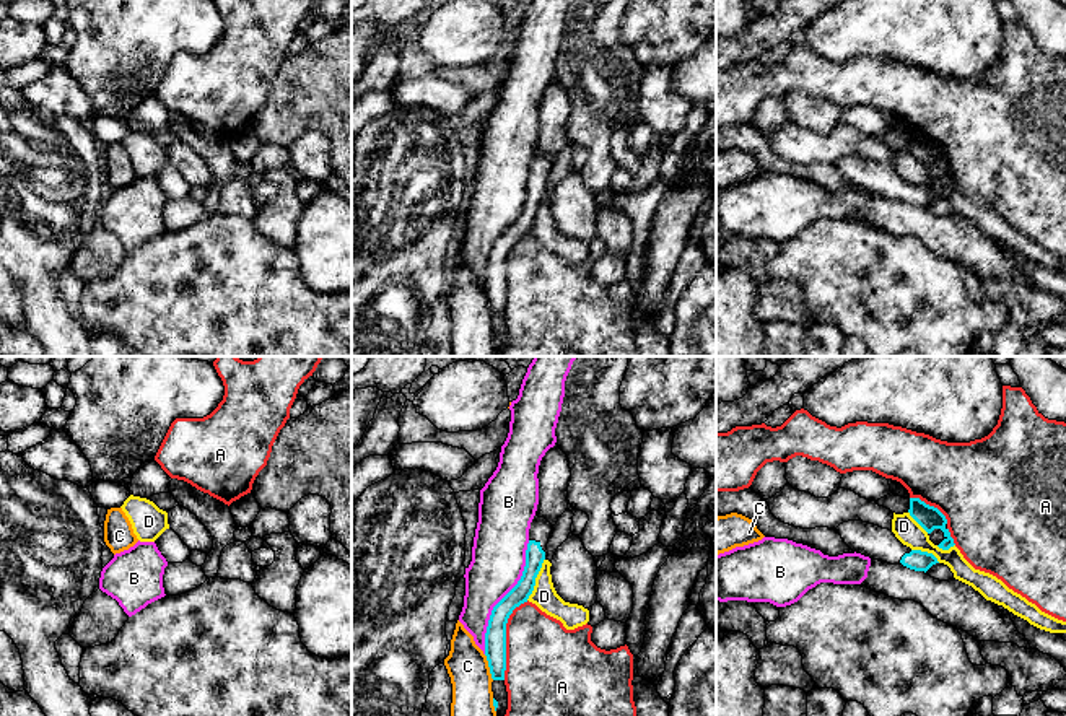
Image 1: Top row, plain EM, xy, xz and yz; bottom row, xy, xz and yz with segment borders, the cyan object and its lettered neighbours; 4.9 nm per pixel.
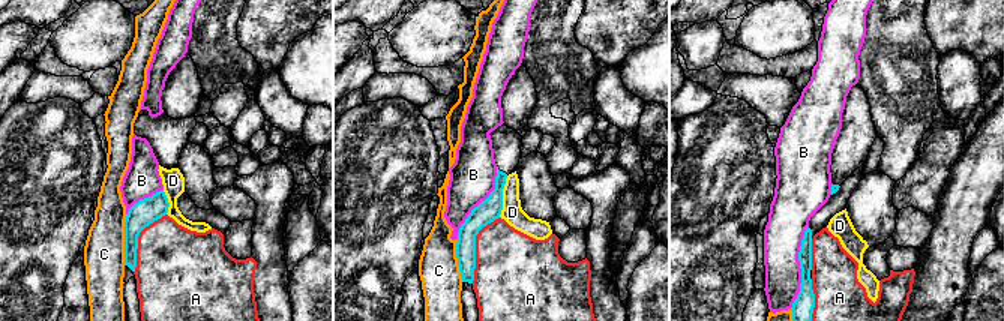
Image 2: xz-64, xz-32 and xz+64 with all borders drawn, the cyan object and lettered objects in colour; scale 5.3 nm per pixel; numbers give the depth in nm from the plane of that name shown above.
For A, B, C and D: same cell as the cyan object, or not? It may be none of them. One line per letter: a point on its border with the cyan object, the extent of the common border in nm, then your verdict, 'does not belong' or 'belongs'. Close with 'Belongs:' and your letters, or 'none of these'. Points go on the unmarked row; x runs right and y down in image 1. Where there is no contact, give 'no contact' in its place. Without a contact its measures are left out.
A: xz (505, 274) | 420 nm | does not belong
B: xz (503, 233) | 600 nm | does not belong
C: xz (489, 301) | 140 nm | does not belong
D: xz (534, 215) | 220 nm | does not belong
Belongs: none of these

